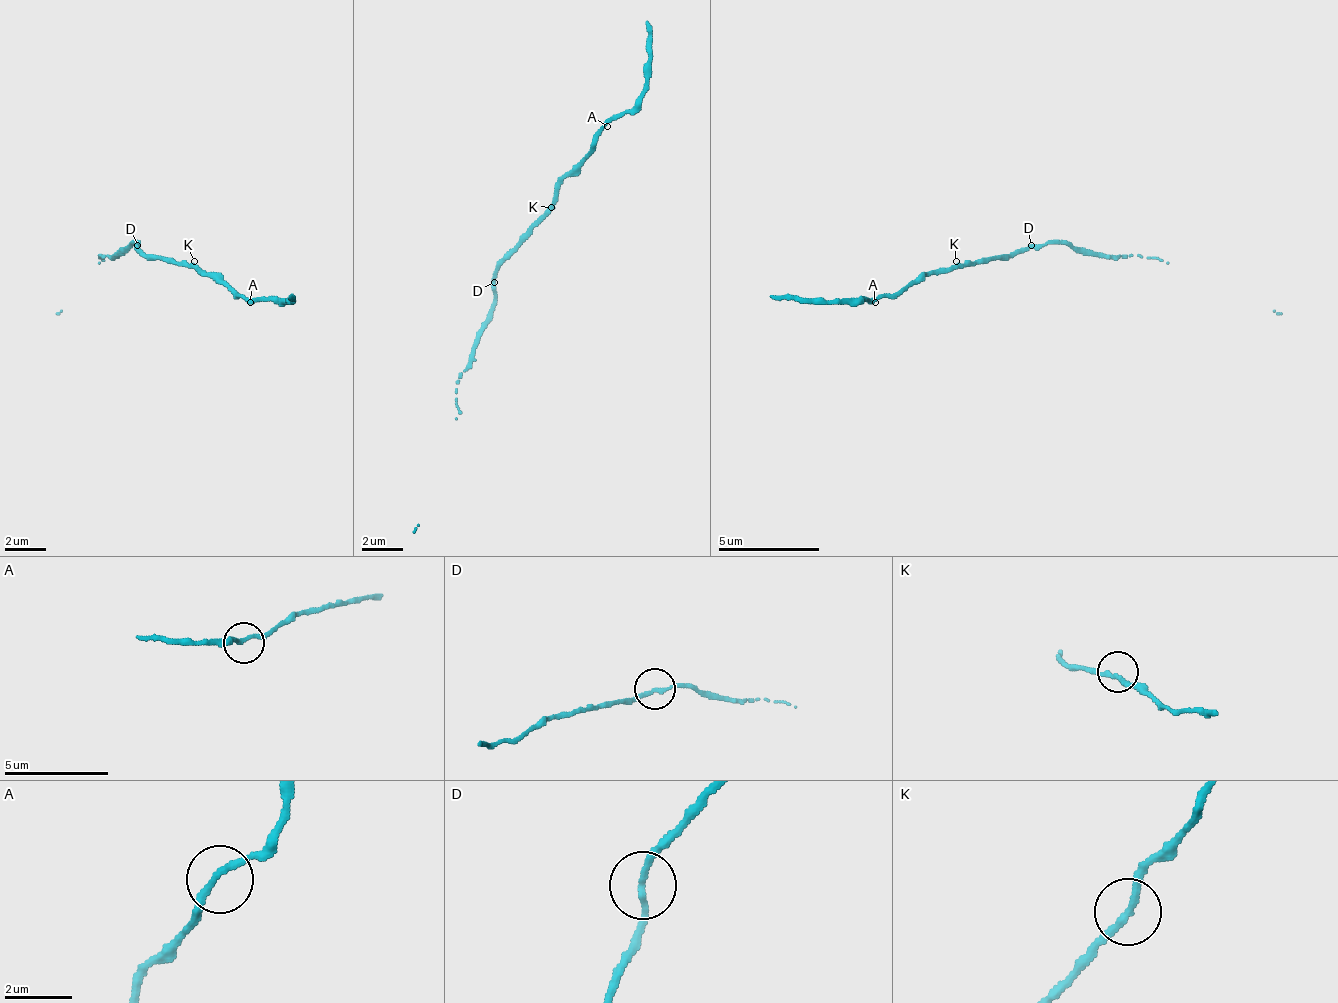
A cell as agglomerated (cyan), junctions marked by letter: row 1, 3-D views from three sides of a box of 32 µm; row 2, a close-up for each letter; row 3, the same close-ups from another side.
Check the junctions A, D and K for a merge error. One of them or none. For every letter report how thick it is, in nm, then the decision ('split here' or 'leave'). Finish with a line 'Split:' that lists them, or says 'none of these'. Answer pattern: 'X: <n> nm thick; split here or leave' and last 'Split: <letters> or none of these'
A: 190 nm thick; leave
D: 190 nm thick; leave
K: 220 nm thick; leave
Split: none of these

